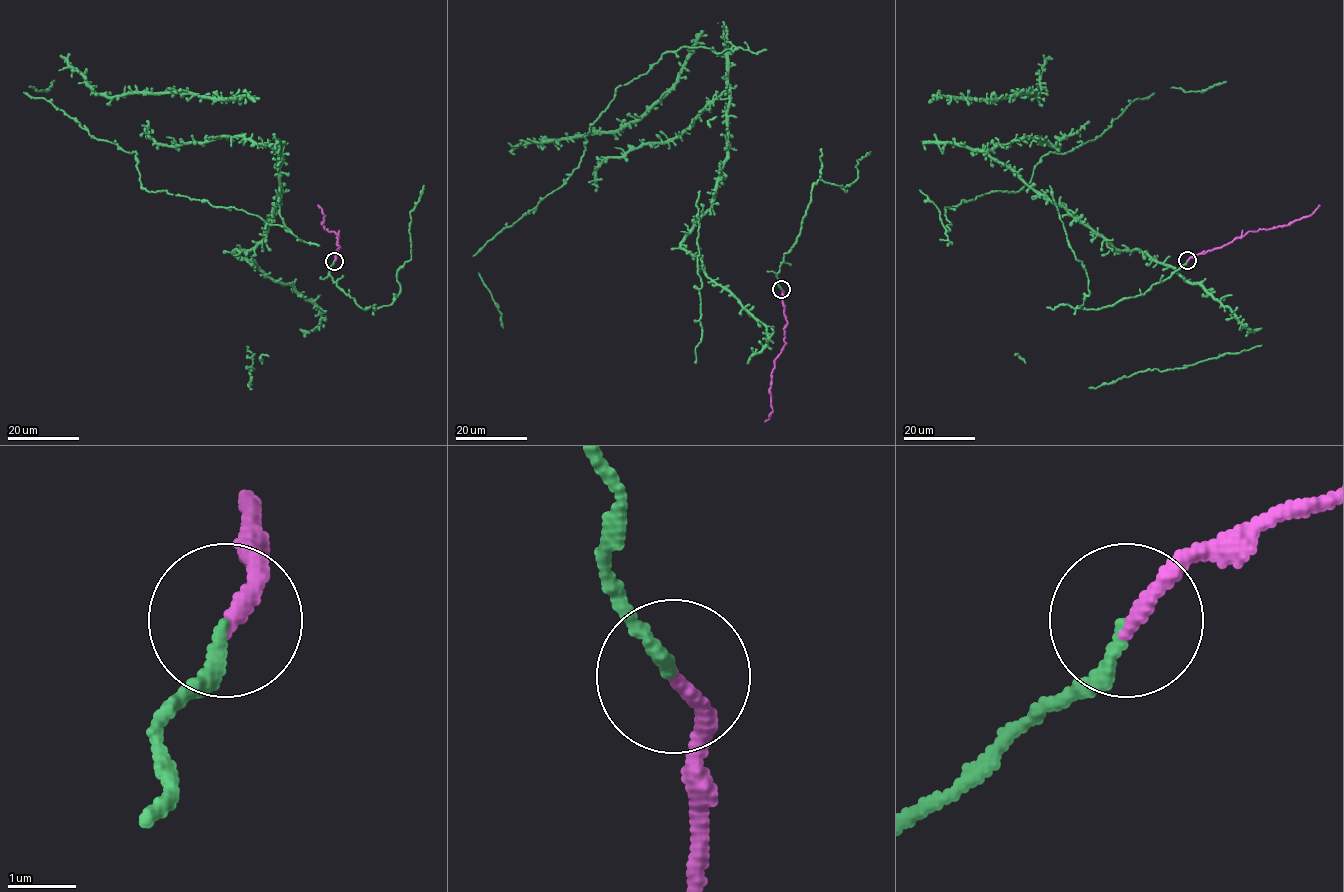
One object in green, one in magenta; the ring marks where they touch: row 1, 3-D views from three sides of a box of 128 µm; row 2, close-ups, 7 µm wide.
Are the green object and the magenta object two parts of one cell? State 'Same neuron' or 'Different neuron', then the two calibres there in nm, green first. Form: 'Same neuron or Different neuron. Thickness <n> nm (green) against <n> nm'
Same neuron. Thickness 180 nm (green) against 240 nm

